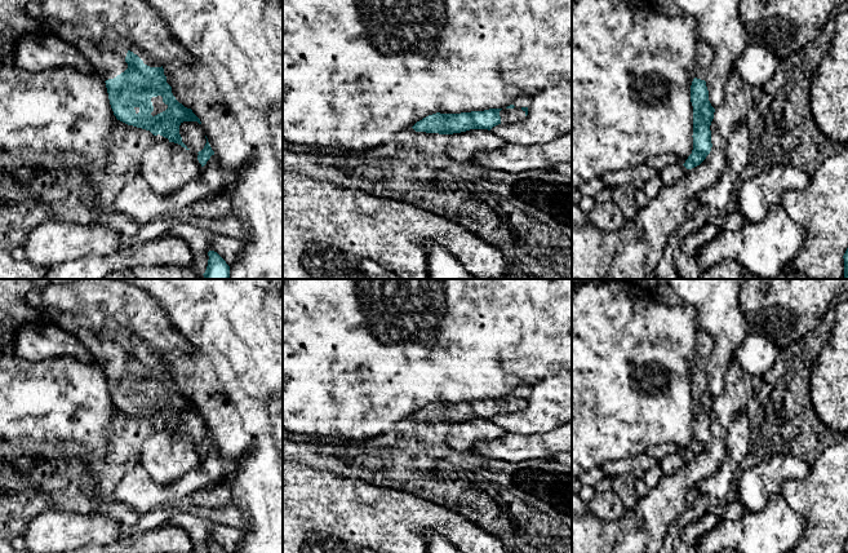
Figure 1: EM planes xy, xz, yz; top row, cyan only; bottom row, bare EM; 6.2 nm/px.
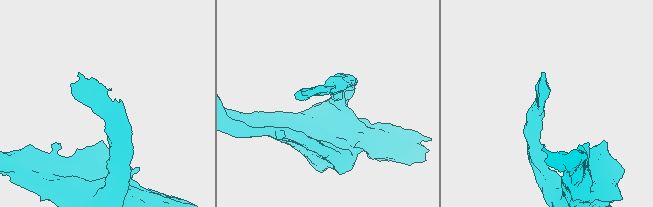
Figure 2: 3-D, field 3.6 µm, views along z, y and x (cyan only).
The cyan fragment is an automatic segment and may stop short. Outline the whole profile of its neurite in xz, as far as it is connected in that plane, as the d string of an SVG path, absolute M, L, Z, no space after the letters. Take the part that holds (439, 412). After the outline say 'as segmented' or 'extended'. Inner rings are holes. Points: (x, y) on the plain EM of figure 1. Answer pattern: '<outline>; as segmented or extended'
M510 394L505 398L489 398L461 403L432 403L417 411L412 417L416 421L453 424L470 419L488 419L498 413L514 413L525 408L528 397Z; extended

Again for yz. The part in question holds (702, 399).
M701 329L696 332L696 367L691 375L691 391L693 395L693 439L683 454L687 459L700 455L710 443L711 420L710 415L714 408L715 398L709 390L706 376L706 362L712 354L714 340Z; extended

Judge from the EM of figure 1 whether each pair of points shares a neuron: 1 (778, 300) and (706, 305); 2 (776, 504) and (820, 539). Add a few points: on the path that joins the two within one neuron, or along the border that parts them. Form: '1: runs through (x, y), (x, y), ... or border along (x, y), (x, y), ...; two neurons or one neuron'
1: border along (740, 292), (740, 308), (749, 331); two neurons
2: border along (786, 500), (804, 517), (804, 529), (799, 539); two neurons

